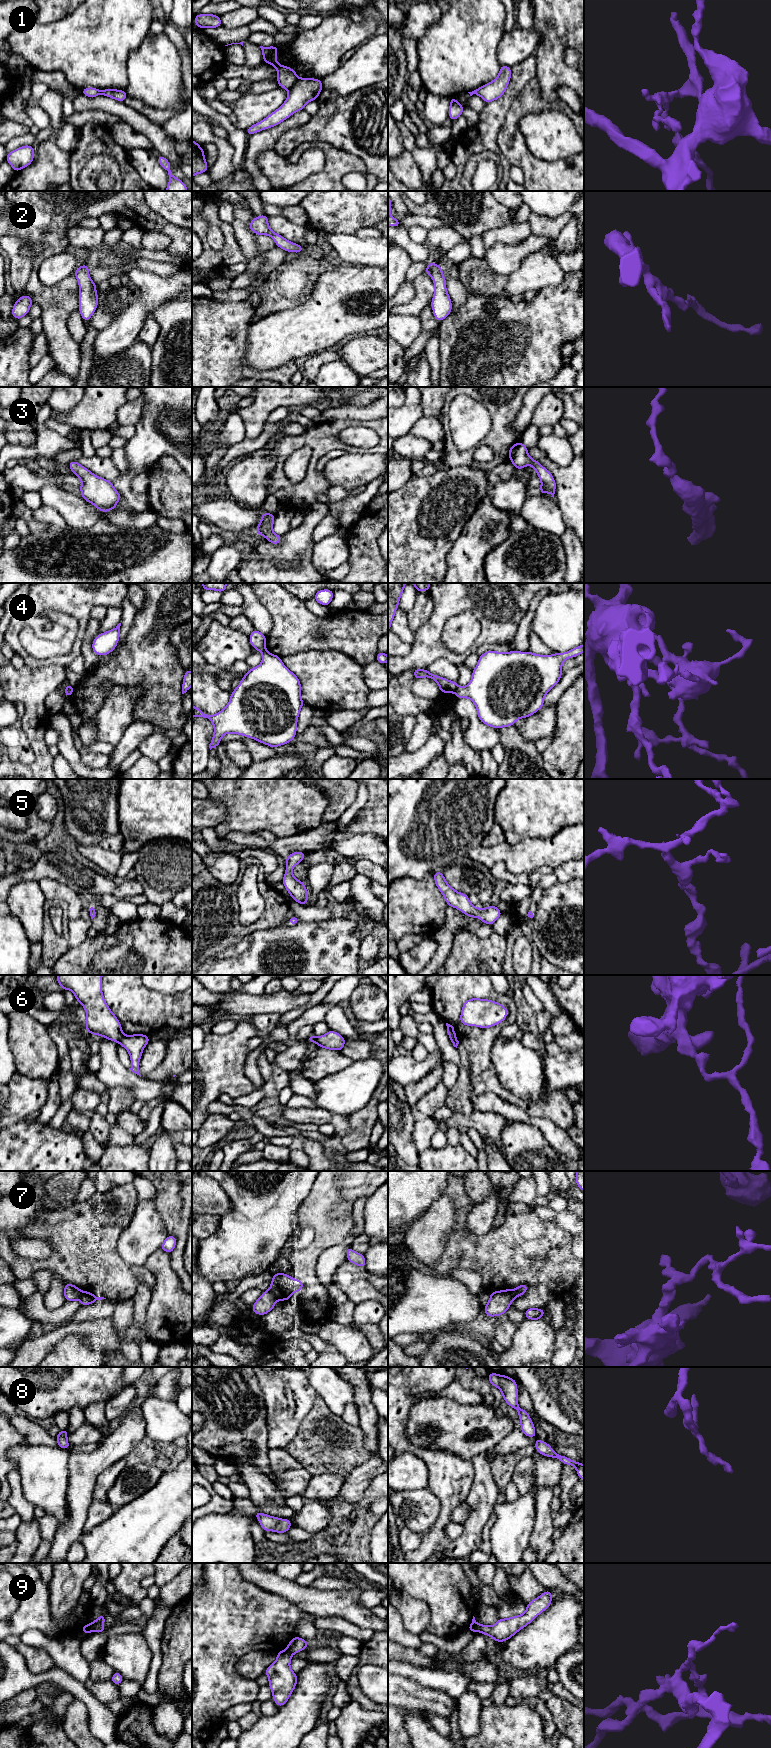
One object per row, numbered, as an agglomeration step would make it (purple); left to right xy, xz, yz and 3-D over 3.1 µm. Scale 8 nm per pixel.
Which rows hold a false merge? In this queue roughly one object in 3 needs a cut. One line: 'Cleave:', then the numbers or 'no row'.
Cleave: 1, 4, 6, 7, 9

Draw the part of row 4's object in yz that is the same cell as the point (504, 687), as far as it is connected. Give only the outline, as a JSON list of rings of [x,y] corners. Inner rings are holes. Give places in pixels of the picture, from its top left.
[[[584,644],[564,653],[539,655],[530,651],[507,653],[488,650],[479,656],[469,684],[456,691],[458,699],[469,698],[477,709],[478,719],[485,725],[500,729],[515,725],[520,718],[527,718],[544,705],[544,698],[562,677],[562,665],[568,658],[584,652]]]

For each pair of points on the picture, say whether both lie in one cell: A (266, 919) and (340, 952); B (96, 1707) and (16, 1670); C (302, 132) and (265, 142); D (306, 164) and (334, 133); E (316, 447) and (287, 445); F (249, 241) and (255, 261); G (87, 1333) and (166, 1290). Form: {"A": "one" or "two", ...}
{"A": "two", "B": "one", "C": "two", "D": "two", "E": "one", "F": "one", "G": "one"}

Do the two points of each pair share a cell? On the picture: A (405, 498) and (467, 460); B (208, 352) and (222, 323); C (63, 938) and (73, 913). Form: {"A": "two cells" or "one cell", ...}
{"A": "two cells", "B": "one cell", "C": "two cells"}

